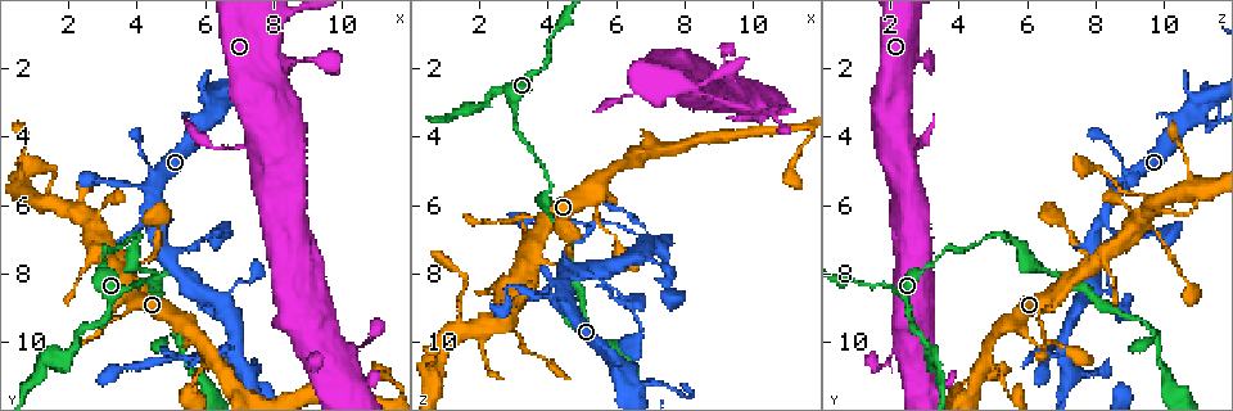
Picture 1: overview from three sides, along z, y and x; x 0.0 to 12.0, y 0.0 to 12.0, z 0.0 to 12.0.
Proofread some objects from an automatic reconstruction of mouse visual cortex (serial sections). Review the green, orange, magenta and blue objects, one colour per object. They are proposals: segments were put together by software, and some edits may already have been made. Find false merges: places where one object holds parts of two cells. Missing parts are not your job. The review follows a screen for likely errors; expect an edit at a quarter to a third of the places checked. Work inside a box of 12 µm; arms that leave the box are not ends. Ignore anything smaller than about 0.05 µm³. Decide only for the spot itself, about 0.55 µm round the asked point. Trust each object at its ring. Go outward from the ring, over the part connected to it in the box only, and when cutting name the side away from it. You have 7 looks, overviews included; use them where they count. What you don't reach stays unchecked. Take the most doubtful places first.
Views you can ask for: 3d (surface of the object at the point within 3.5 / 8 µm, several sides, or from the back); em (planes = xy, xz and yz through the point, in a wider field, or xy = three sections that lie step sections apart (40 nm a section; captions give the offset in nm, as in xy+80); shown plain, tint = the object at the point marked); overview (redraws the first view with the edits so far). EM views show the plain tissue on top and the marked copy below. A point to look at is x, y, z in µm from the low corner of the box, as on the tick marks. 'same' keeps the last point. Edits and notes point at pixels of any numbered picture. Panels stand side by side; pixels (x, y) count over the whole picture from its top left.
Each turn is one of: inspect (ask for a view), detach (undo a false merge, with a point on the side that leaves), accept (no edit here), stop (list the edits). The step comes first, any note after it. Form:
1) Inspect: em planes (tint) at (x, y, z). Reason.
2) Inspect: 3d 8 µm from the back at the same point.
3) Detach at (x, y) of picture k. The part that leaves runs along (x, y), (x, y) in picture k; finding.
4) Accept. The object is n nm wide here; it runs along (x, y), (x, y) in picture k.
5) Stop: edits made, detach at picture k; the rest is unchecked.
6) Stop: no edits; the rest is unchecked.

Inspect: 3d 3.5 µm at (5.1, 9.7, 9.7). Calibre changes.

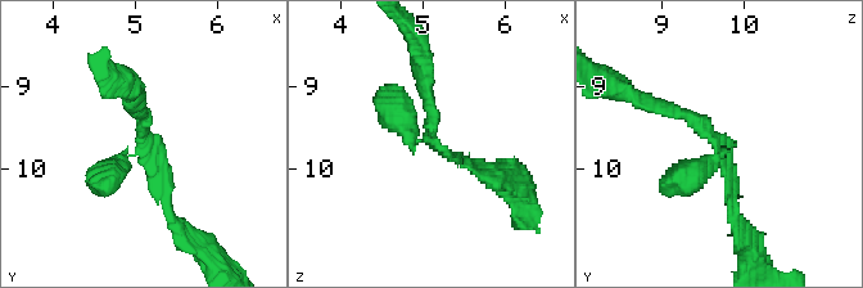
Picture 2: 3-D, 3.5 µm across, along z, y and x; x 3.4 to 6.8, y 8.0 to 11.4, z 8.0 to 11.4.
Inspect: em xy step 1 (tint) at (5.10, 9.65, 9.70). 3 arms meet here; the arms are 150, 150, 350 nm wide; need the tissue.

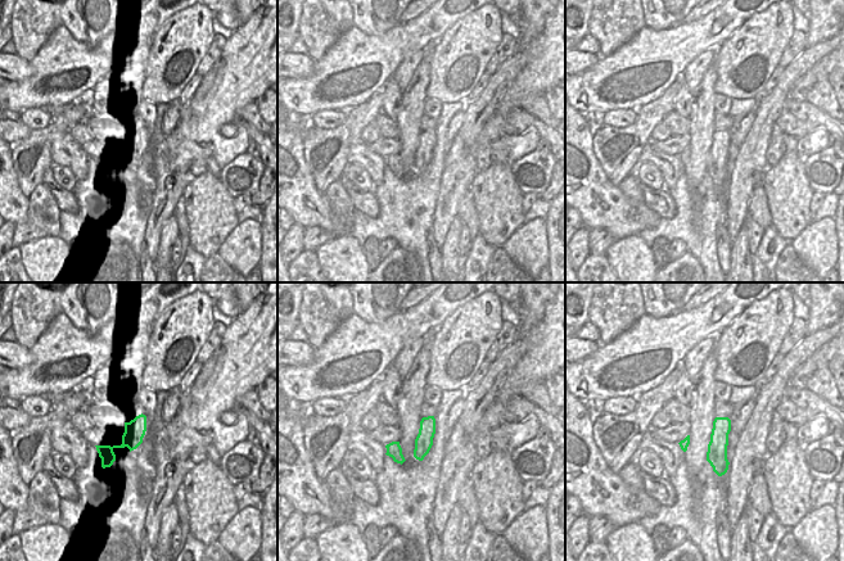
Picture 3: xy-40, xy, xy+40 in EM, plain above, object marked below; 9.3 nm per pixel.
Accept. The object is 170 nm wide here; it runs along (646, 98), (726, 153), (735, 220) in picture 2; all the same cell.

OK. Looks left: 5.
Inspect: 3d 3.5 µm at (4.4, 5.5, 8.7). Sharp bend.

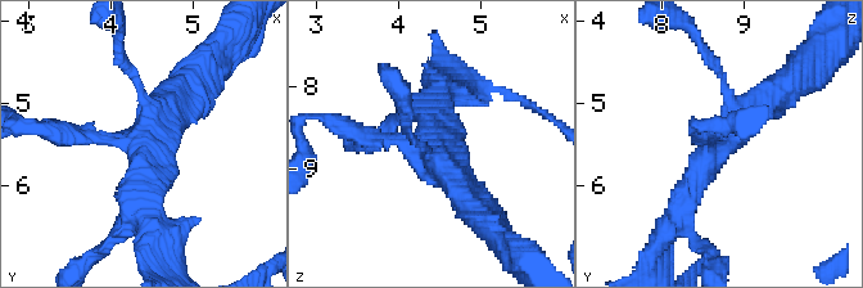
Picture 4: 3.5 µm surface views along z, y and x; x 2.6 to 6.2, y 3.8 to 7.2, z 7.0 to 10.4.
Inspect: em xy step 3 (tint) at (4.45, 5.45, 8.80). 4 arms meet here; the arms are 100, 150, 350, 350 nm wide.

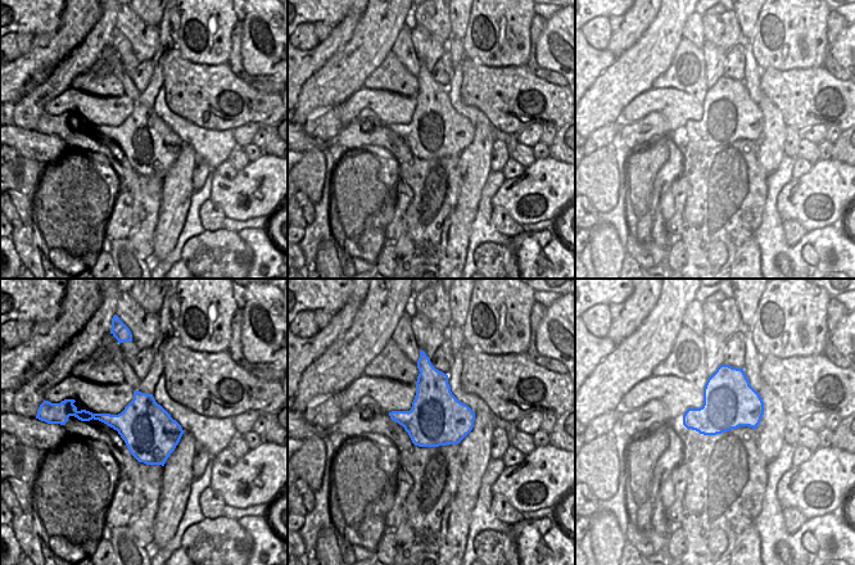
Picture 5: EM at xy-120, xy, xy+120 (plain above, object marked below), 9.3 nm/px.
Inspect: em xy step 1 (tint) at the same point. Cut it another way.

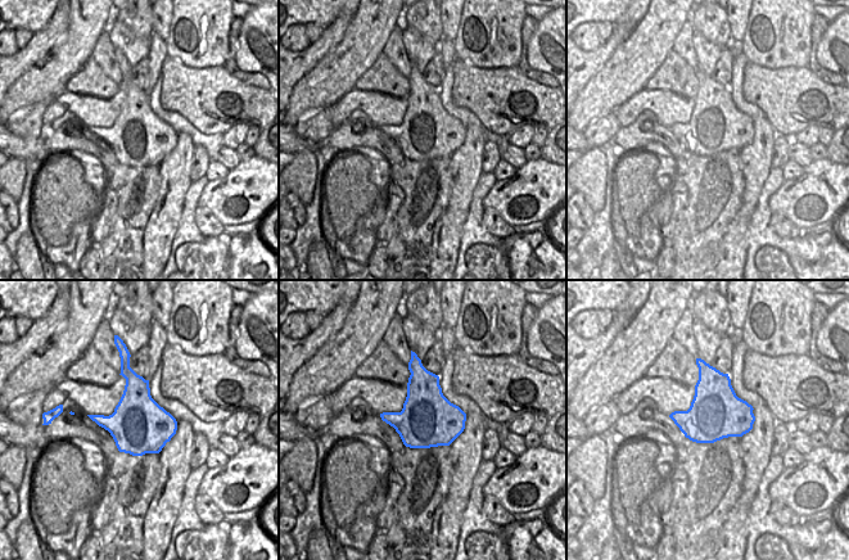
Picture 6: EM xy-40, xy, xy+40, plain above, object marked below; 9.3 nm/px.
Accept. It runs along (781, 95), (728, 135), (676, 215) in picture 4; all the same cell.

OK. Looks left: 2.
Inspect: 3d 3.5 µm at (9.2, 10.3, 2.4). Sudden change in width.

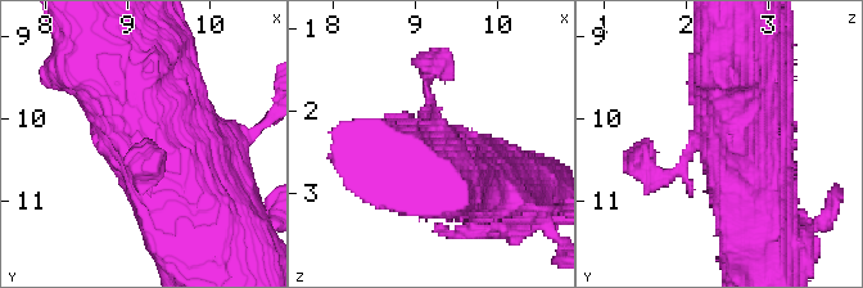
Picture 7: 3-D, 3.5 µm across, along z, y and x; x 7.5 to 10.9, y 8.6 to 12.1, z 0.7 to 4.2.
Accept. It runs along (127, 57), (202, 210) in picture 7; one cell here.

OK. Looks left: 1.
Stop: no edits; the rest is unchecked.

